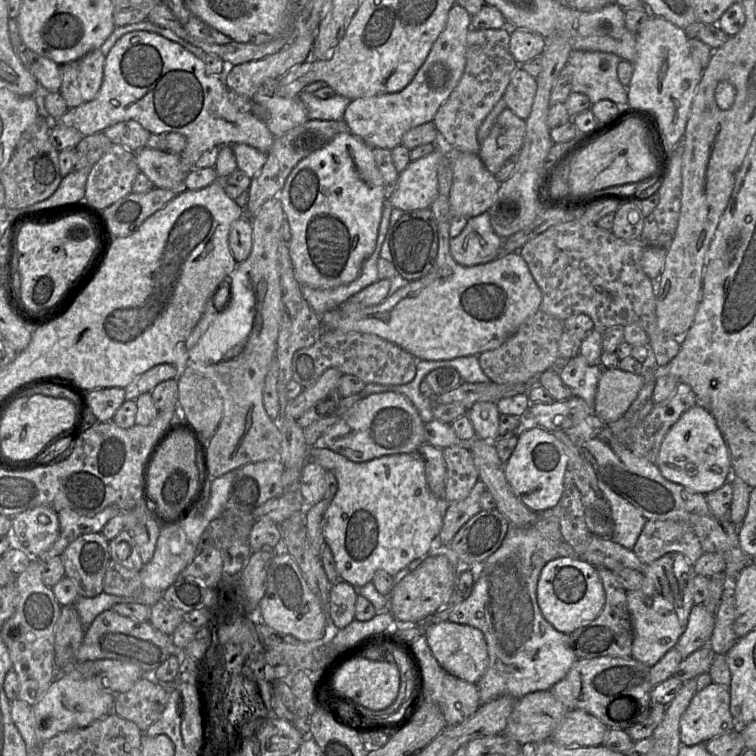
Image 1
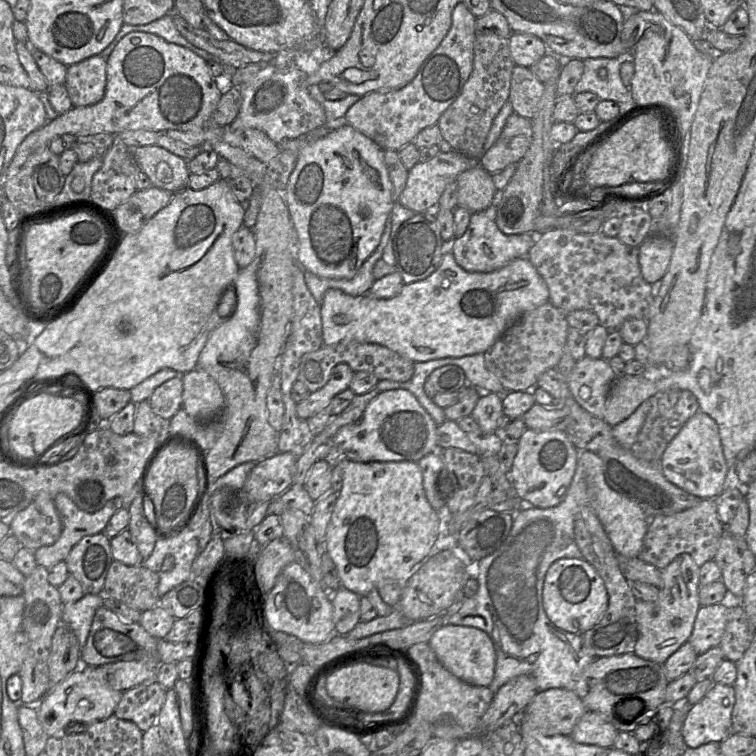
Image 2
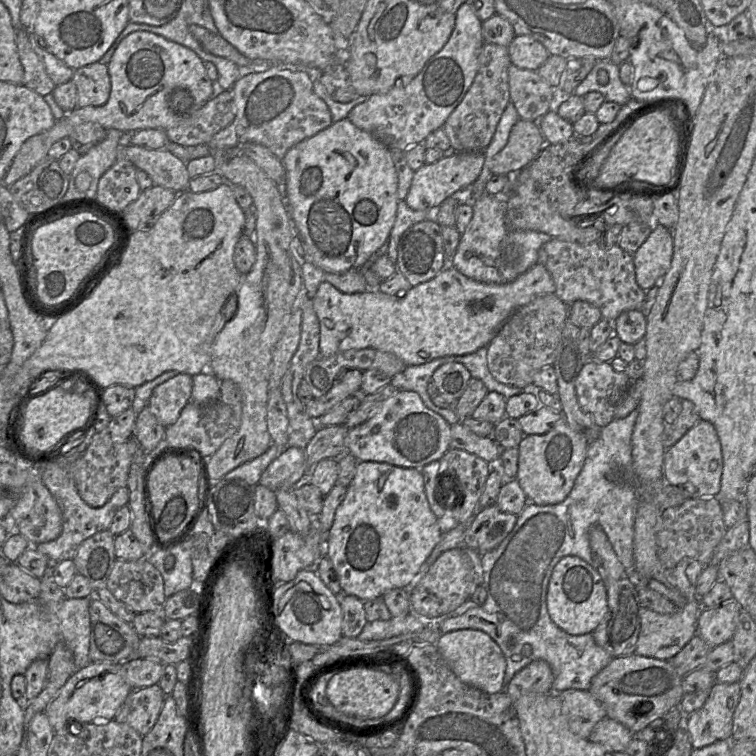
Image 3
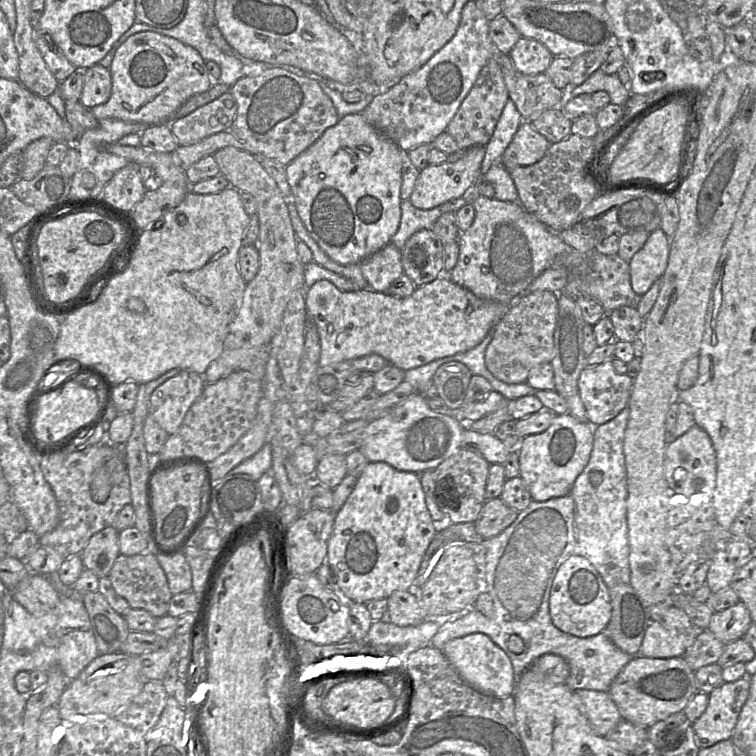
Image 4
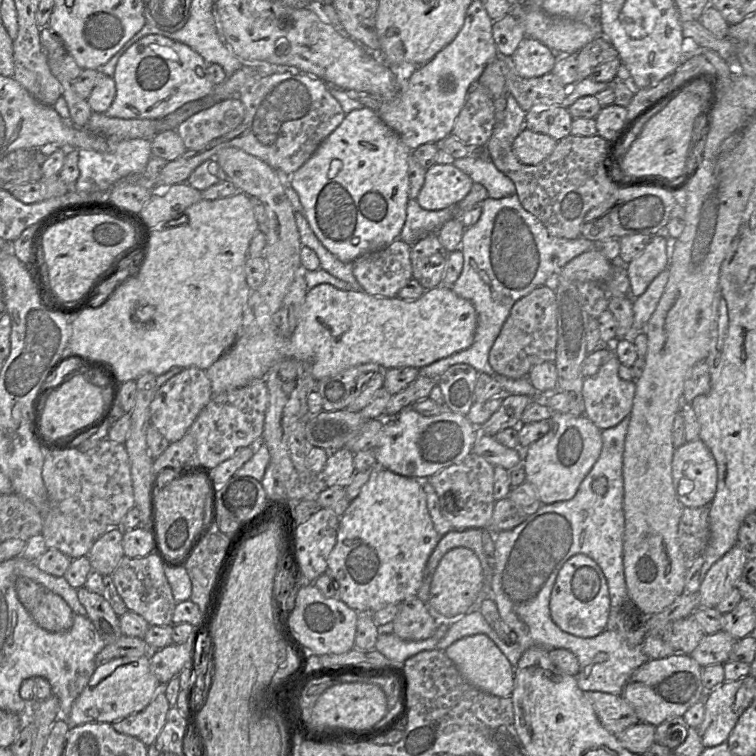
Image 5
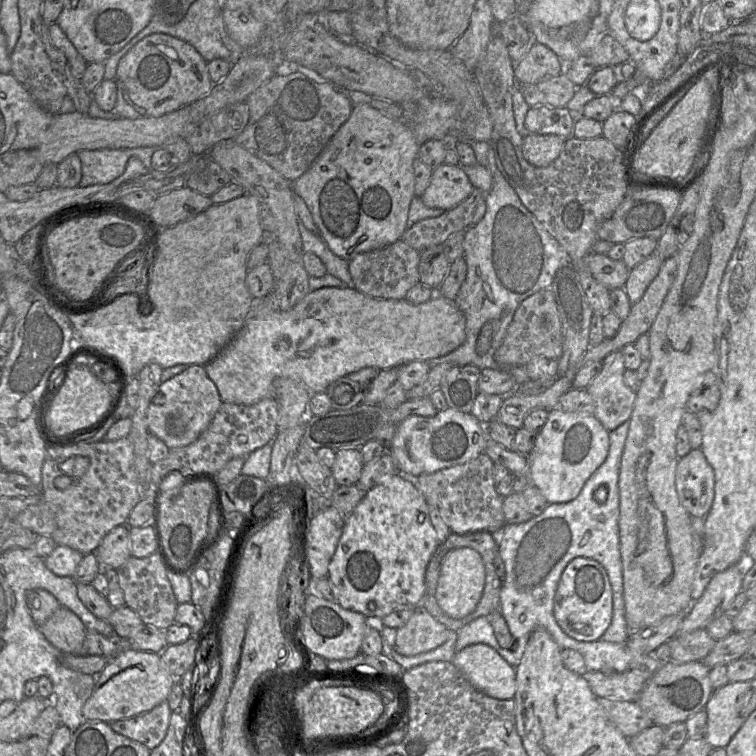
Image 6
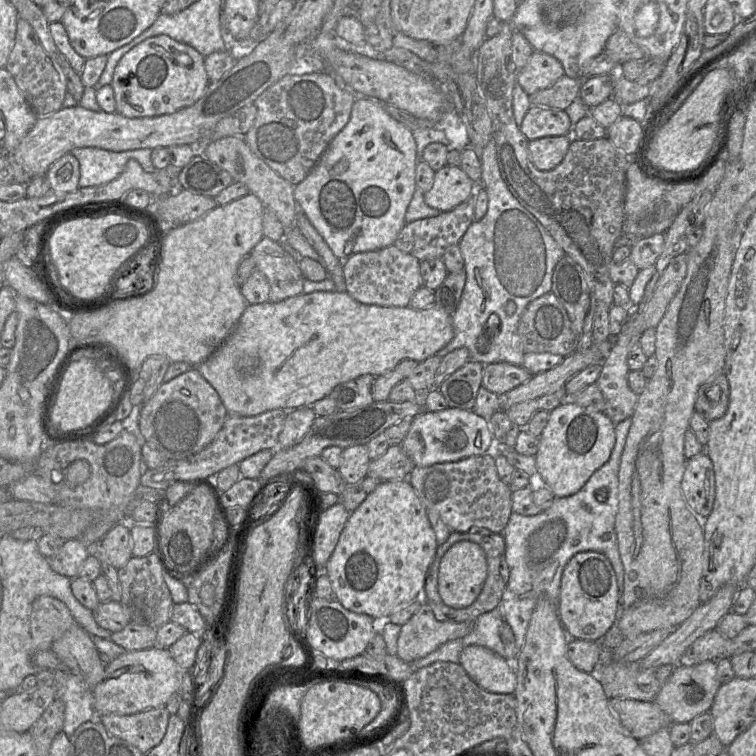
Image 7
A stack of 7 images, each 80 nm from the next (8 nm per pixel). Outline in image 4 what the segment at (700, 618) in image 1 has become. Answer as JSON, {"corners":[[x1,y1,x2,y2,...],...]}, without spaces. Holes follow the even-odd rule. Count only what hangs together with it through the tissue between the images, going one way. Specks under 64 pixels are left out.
{"corners":[[742,602,720,612,714,612,710,618,708,631,725,645,742,638,752,623,750,613]]}

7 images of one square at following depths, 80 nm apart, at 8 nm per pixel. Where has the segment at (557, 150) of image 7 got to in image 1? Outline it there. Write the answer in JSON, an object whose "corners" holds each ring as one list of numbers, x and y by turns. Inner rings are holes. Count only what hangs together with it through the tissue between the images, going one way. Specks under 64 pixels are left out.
{"corners":[[509,108,497,117,489,135,480,144,478,156,494,176,503,164,520,152,526,133,526,123]]}

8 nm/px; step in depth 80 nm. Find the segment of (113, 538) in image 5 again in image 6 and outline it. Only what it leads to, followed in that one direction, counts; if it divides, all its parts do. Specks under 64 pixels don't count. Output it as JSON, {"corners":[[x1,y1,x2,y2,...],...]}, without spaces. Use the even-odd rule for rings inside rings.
{"corners":[[120,525,113,528,94,553,102,567,120,568,131,557,129,527]]}

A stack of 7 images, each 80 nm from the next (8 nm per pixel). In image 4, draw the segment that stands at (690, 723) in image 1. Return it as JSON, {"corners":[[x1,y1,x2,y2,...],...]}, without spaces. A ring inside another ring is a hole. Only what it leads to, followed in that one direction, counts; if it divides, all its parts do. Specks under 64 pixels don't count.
{"corners":[[743,677,735,682,723,682,708,694,705,711,690,724,699,748,731,739,749,689,749,677]]}

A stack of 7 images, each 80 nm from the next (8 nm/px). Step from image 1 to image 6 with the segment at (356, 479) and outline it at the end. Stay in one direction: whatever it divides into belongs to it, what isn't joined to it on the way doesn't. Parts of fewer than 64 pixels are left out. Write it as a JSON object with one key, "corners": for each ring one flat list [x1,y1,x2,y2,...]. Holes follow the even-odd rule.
{"corners":[[400,473,382,477,345,519,343,532,328,568,328,578,337,588,337,603,367,618,380,619,394,610,421,605,428,563,439,545,428,504,419,489]]}

